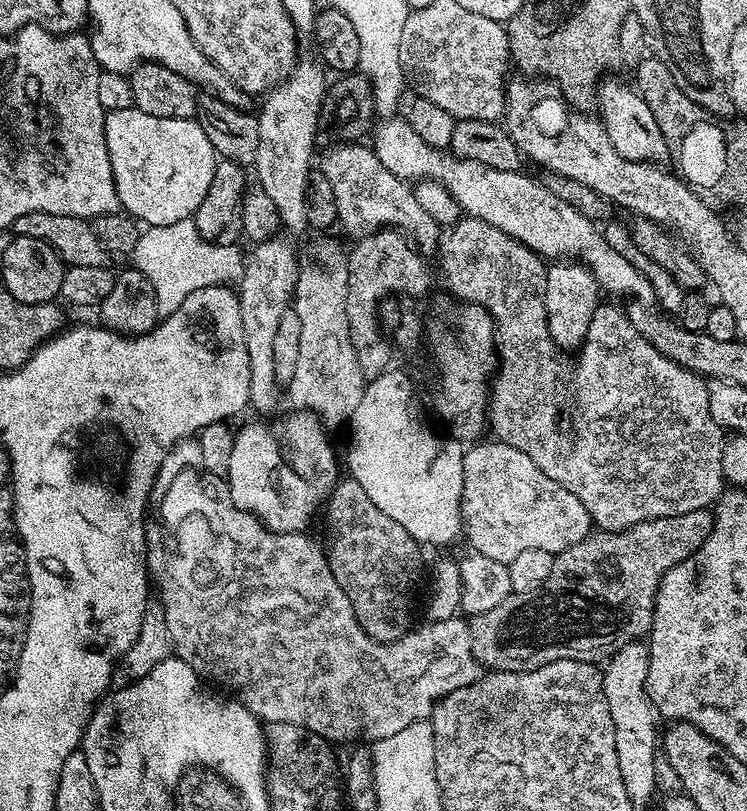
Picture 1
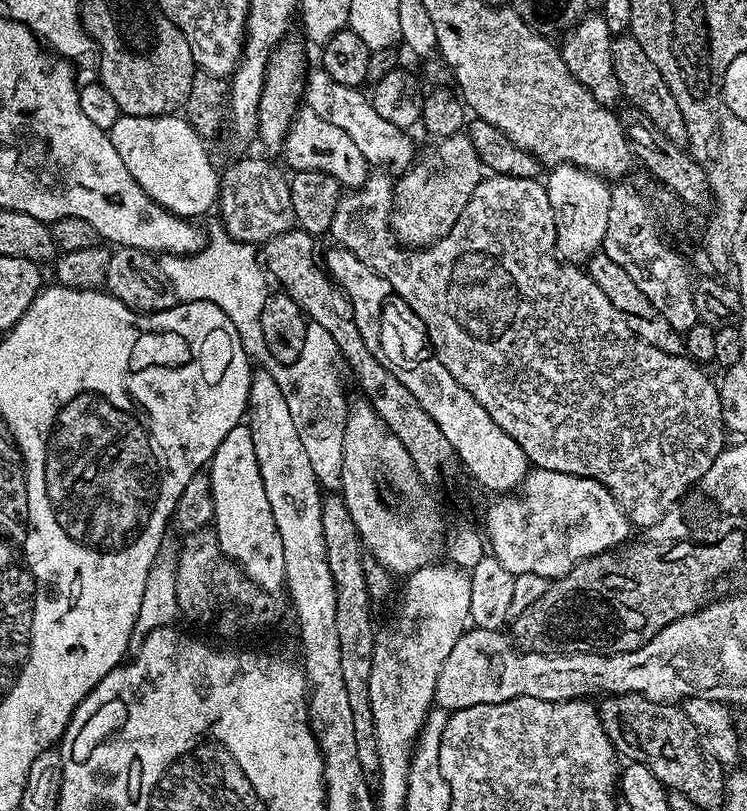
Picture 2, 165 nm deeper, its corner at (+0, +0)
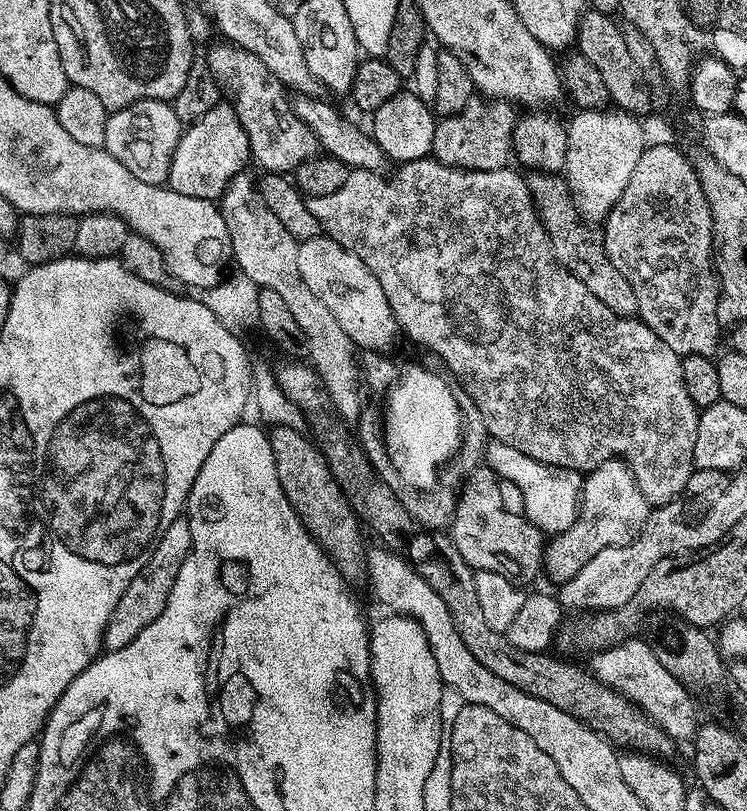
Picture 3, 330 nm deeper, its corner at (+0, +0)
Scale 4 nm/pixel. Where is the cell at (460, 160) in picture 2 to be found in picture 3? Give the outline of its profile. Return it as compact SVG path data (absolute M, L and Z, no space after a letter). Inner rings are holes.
M474 98L465 108L458 110L458 114L443 117L437 123L431 155L439 164L465 168L467 172L509 167L517 115L517 105L509 101Z

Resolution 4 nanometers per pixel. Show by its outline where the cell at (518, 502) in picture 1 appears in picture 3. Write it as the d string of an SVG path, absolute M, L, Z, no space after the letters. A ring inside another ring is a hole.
M604 460L584 476L579 515L564 532L553 535L544 550L543 571L557 585L565 584L594 554L607 548L629 544L648 520L648 499L638 490L638 482L623 460Z

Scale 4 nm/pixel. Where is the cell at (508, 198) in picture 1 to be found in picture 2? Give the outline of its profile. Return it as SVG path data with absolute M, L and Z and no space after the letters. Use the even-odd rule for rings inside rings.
M322 70L311 72L307 73L304 81L302 97L307 108L314 110L318 118L330 122L333 126L338 126L338 130L344 130L354 142L354 146L362 150L362 158L366 158L369 165L379 166L381 169L391 170L396 174L403 173L412 167L414 163L412 140L405 129L391 125L385 118L382 118L371 99L365 94L363 96L360 88L342 86L342 82L334 82L334 78L330 78L330 74Z

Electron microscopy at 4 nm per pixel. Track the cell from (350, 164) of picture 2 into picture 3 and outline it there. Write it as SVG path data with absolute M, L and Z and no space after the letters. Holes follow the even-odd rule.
M219 42L206 53L206 59L210 66L210 74L214 74L217 83L220 84L221 93L230 98L230 103L240 115L246 136L248 138L248 150L253 161L257 160L268 174L292 174L306 158L314 158L320 151L320 144L316 141L316 135L298 118L296 109L291 99L287 100L286 89L270 70L266 70L262 58L258 58L254 53L247 52L245 48L238 48L231 42Z

